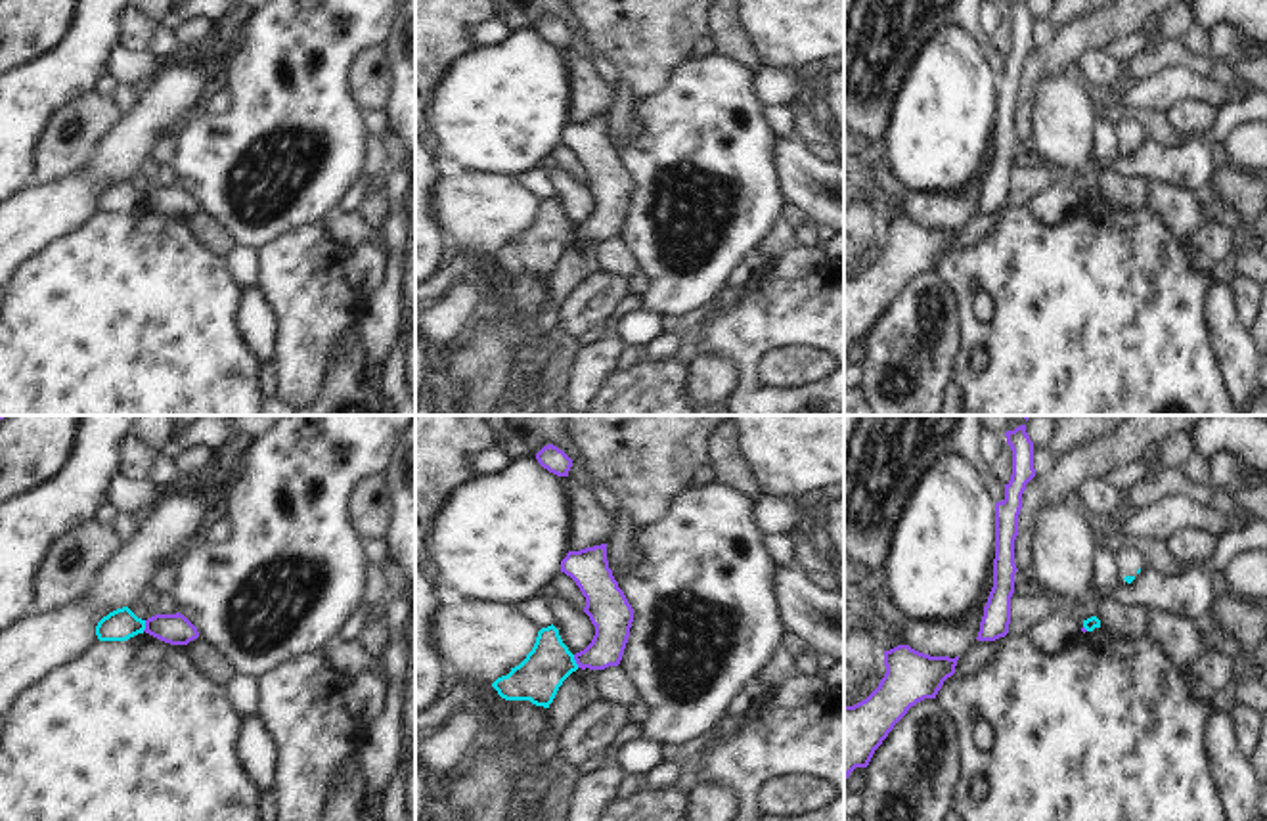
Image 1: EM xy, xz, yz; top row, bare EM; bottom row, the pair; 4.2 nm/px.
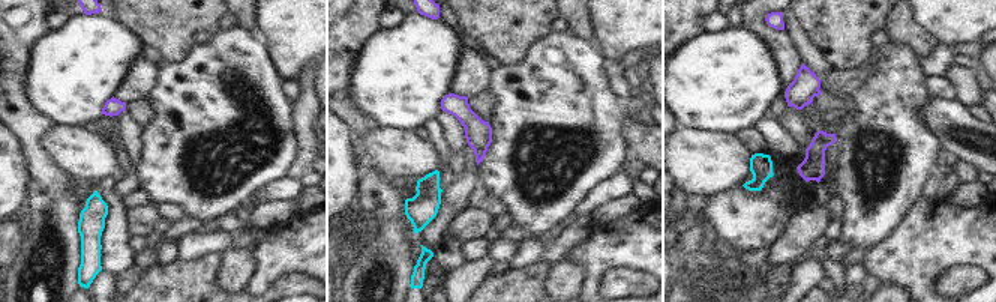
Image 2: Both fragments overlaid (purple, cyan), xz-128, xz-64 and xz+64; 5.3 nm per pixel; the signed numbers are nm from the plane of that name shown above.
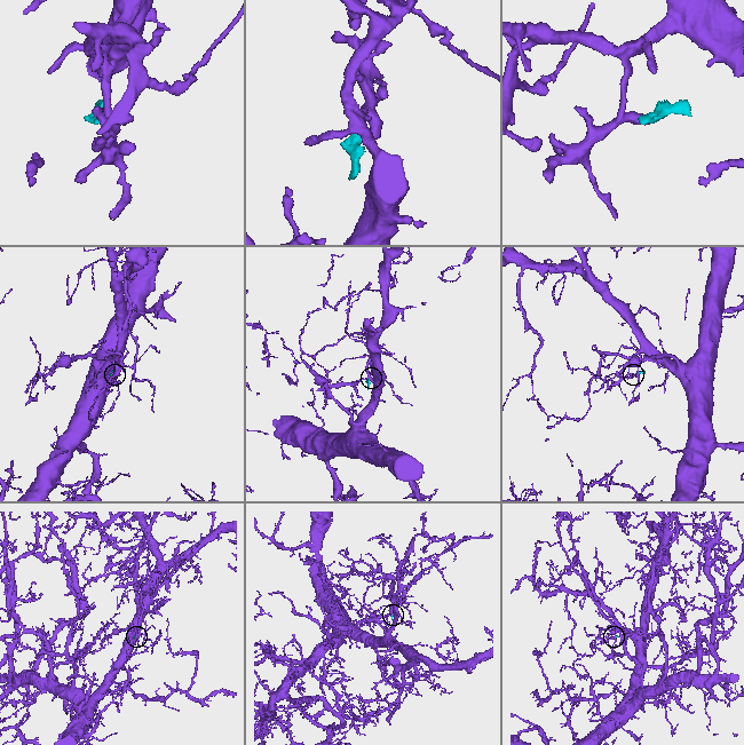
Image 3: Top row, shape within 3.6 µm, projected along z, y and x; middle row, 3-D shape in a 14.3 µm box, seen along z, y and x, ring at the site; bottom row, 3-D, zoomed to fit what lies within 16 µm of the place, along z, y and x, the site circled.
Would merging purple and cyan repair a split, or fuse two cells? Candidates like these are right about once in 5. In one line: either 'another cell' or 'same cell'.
another cell

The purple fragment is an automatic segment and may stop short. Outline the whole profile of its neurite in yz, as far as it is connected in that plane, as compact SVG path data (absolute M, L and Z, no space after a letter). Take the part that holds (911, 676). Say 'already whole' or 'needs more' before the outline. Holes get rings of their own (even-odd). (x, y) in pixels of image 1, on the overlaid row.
already whole | M909 645L884 651L886 674L878 687L865 700L844 706L844 779L848 779L856 767L869 766L875 750L911 706L924 699L936 699L944 681L955 674L957 660L959 656L930 656Z

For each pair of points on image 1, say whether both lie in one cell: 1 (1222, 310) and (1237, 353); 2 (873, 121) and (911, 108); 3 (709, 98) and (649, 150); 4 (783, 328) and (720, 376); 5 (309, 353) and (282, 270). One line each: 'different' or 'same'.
1: same
2: different
3: same
4: different
5: same

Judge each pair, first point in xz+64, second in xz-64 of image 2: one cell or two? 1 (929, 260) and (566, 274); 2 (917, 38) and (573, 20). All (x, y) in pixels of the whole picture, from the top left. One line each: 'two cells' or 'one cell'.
1: two cells
2: one cell

